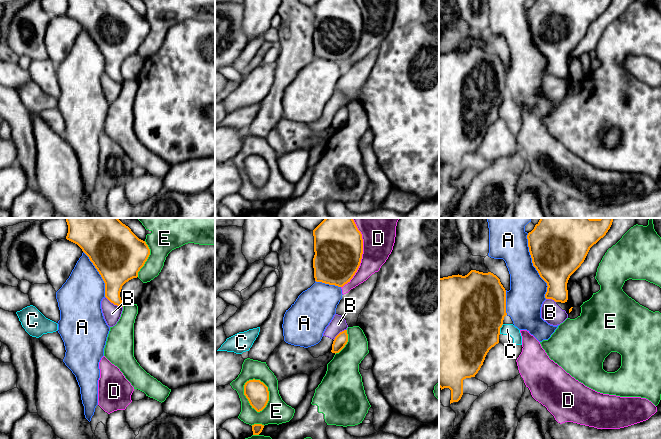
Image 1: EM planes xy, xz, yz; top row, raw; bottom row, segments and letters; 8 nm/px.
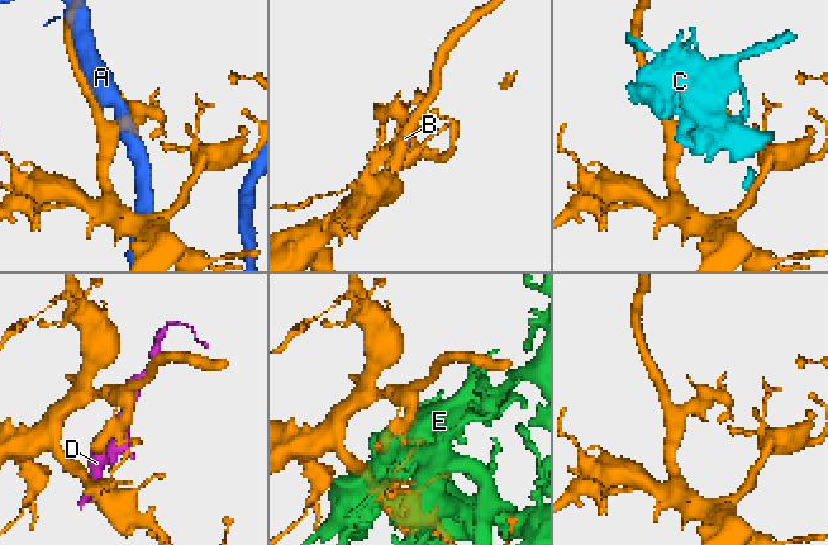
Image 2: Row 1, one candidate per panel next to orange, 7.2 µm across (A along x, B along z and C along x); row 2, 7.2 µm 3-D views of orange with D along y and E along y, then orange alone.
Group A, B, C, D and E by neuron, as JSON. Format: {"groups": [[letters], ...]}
{"groups": [["A"], ["B", "C"], ["D"], ["E"]]}

